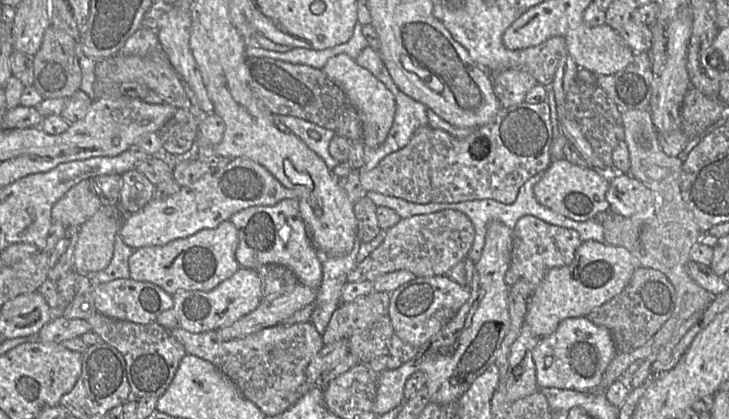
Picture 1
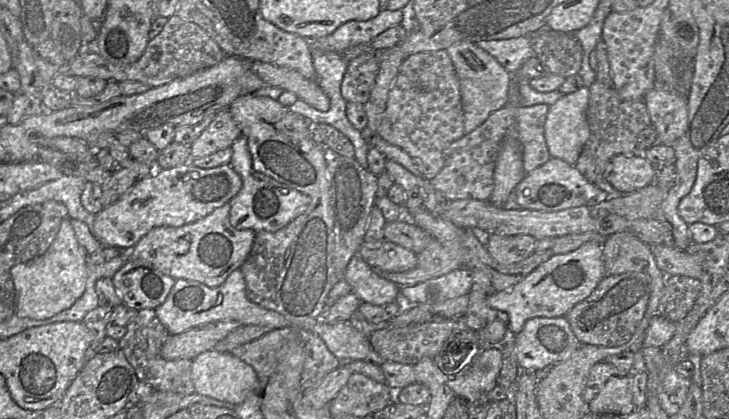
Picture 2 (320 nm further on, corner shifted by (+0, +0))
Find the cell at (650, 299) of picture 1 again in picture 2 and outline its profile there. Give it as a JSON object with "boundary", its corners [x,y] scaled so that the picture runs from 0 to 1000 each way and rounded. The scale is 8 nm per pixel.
{"boundary":[[[882,649],[830,656],[815,695],[776,752],[786,795],[800,821],[846,828],[877,809],[877,778],[893,699],[892,661]]]}

